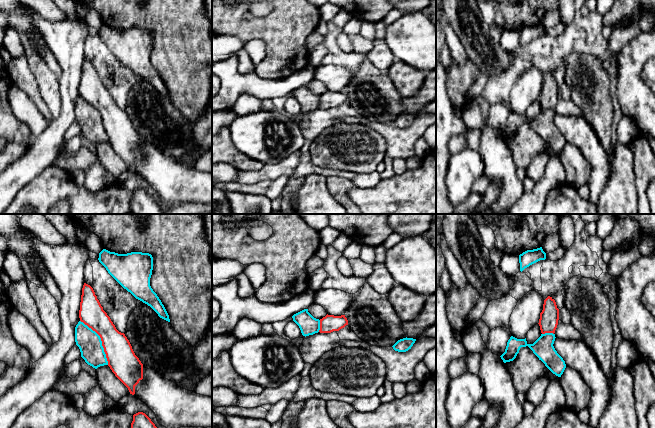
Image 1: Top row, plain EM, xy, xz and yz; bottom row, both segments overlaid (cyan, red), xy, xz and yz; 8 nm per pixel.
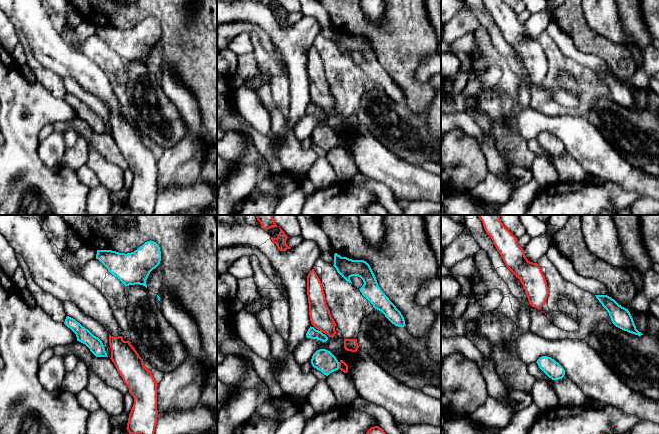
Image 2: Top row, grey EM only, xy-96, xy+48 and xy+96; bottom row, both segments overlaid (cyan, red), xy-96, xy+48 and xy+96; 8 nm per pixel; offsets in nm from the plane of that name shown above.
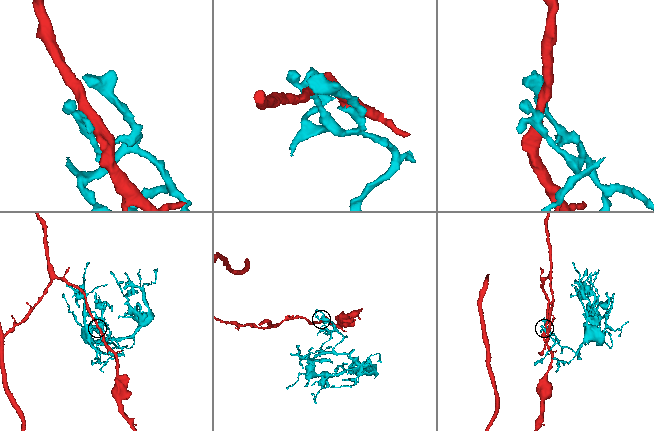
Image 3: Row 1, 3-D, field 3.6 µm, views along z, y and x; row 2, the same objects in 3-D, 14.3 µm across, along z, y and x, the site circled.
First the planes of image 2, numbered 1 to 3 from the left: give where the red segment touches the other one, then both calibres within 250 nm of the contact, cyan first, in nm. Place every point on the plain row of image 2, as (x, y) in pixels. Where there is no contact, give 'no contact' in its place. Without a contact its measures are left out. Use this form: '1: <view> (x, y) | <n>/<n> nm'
1: no contact
2: xy+48 (338, 141) | 180/70 nm
3: no contact

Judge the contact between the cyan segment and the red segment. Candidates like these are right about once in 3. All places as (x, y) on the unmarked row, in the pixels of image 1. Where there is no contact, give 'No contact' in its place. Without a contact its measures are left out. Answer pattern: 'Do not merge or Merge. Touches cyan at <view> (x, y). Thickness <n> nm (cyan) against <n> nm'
Do not merge. Touches cyan at xy (101, 117). Thickness 190 nm (cyan) against 240 nm

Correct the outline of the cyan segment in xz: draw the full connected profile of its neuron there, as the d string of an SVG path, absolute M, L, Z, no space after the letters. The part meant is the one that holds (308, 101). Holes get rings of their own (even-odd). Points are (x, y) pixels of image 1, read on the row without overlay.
M304 85L292 92L293 97L299 102L303 112L313 111L320 106L320 96L314 94L308 85Z

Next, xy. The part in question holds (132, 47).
M103 25L98 36L124 65L150 82L160 94L170 98L164 81L150 62L153 46L151 30L142 28L118 30Z

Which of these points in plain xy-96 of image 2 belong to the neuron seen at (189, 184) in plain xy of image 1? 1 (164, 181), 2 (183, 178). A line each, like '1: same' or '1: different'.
1: different
2: different

